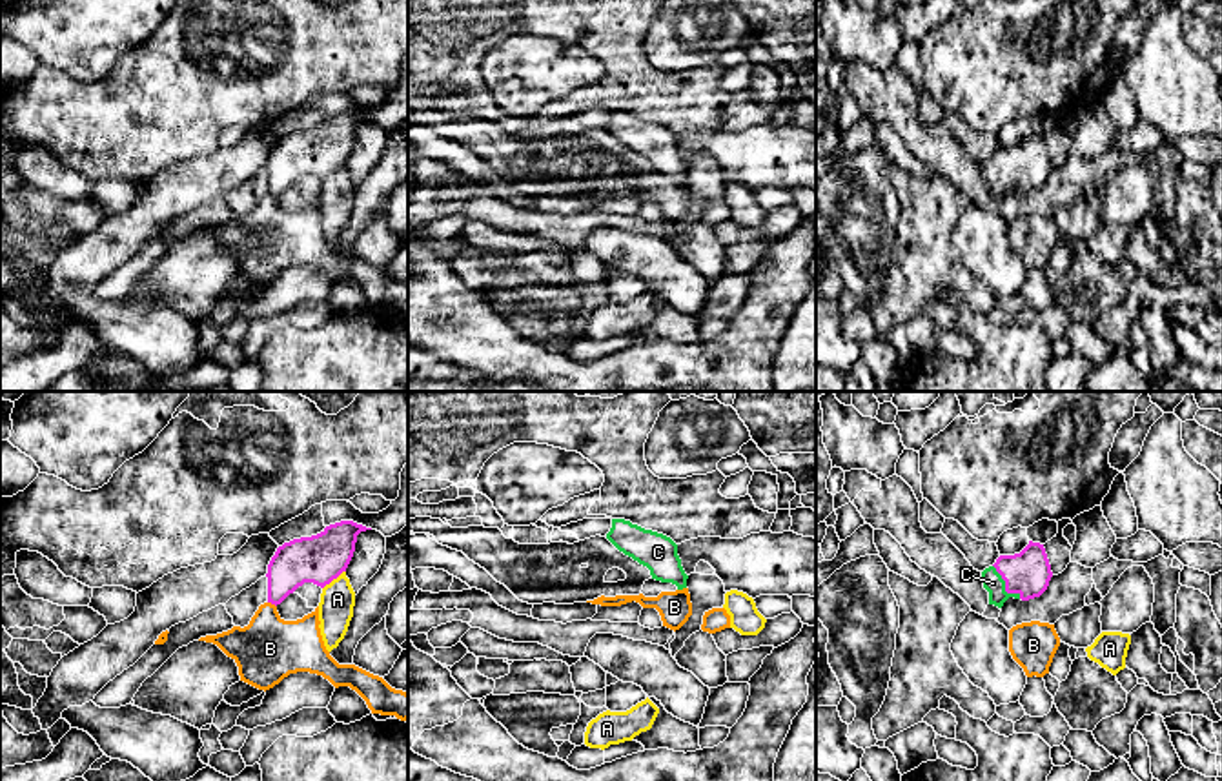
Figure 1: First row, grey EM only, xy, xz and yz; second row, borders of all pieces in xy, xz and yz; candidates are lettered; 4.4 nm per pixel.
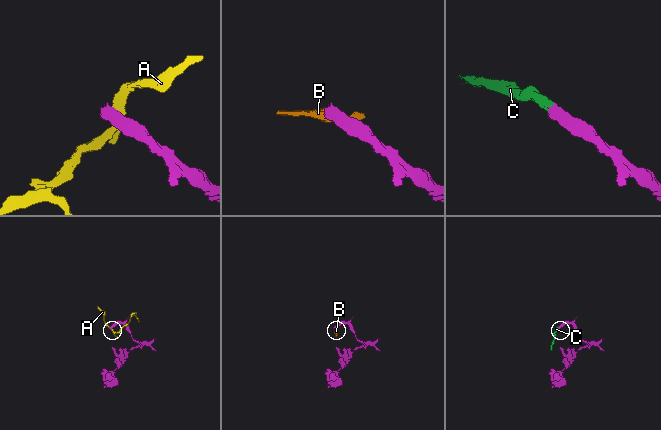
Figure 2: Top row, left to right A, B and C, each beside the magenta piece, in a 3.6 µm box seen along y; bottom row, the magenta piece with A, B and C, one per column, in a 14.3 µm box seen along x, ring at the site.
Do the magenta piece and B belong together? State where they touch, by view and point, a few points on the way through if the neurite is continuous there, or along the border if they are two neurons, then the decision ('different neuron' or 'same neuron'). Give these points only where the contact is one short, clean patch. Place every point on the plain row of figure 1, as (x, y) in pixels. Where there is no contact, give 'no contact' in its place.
contact xy (272, 195); border xy (268, 193), (275, 199); different neuron

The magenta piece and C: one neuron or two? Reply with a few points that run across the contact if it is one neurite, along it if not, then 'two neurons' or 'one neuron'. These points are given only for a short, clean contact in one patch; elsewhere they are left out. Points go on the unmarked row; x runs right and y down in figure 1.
line yz (1028, 164), (1015, 168), (1006, 177), (993, 175); one neuron

